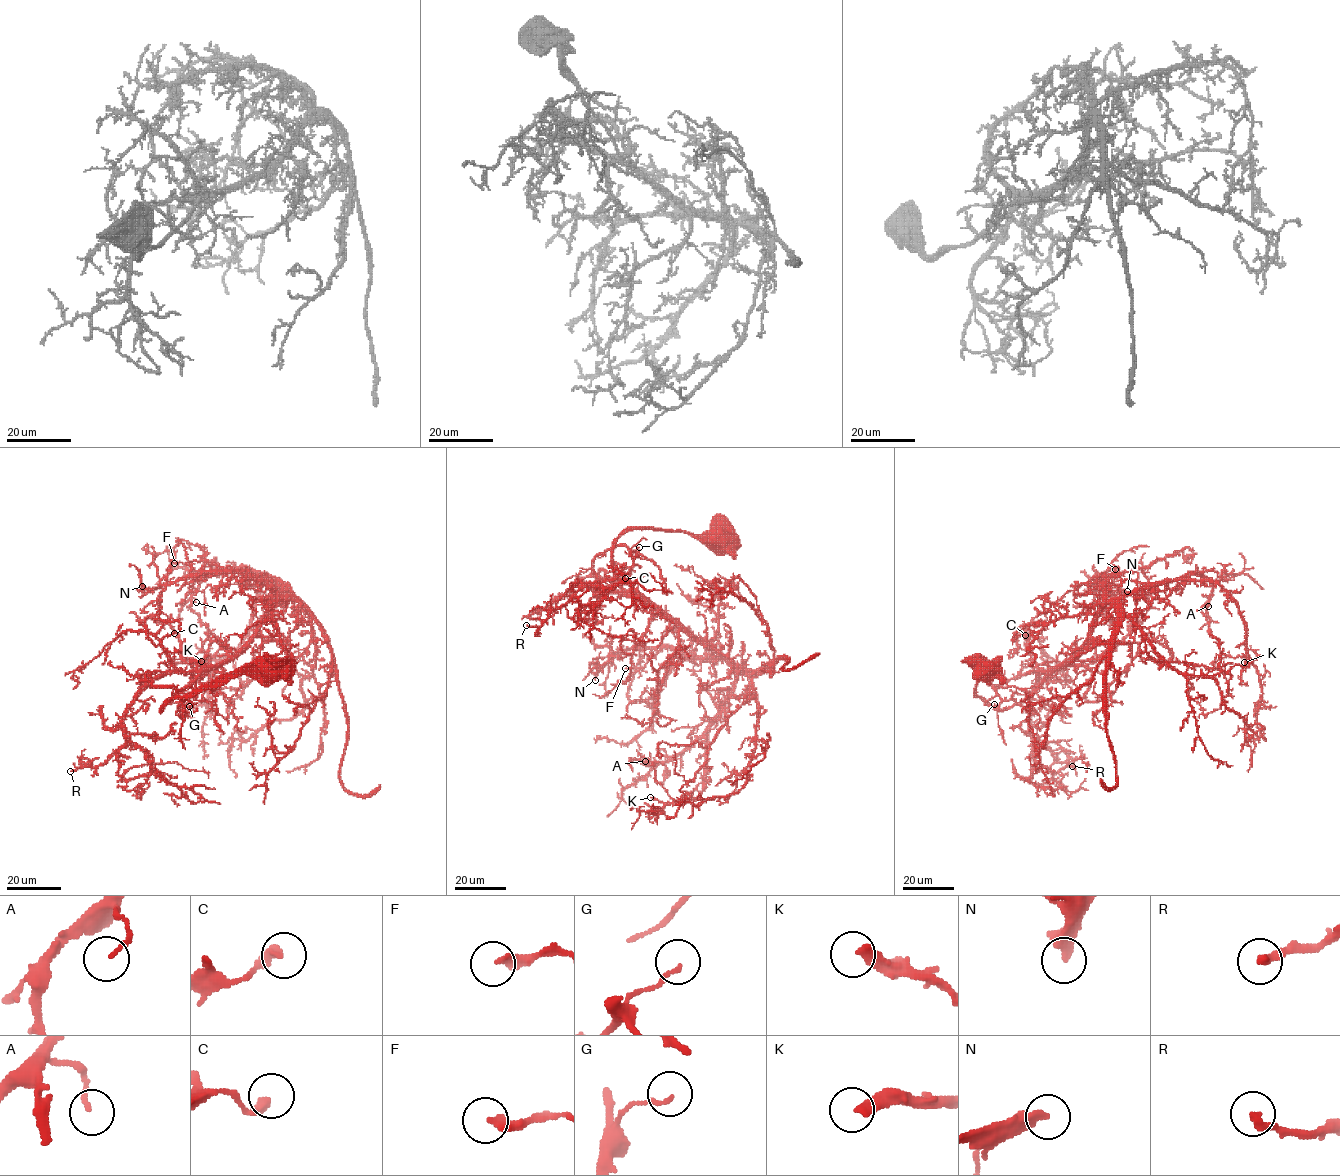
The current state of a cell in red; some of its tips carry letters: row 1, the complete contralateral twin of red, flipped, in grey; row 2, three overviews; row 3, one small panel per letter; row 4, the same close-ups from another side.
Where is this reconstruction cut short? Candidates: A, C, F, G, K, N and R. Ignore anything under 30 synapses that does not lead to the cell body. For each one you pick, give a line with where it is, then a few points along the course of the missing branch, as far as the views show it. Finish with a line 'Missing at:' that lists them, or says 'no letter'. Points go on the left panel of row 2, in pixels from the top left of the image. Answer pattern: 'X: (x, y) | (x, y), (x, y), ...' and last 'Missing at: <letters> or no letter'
K: (201, 661) | (201, 661), (190, 670), (166, 669), (166, 684)
Missing at: K

